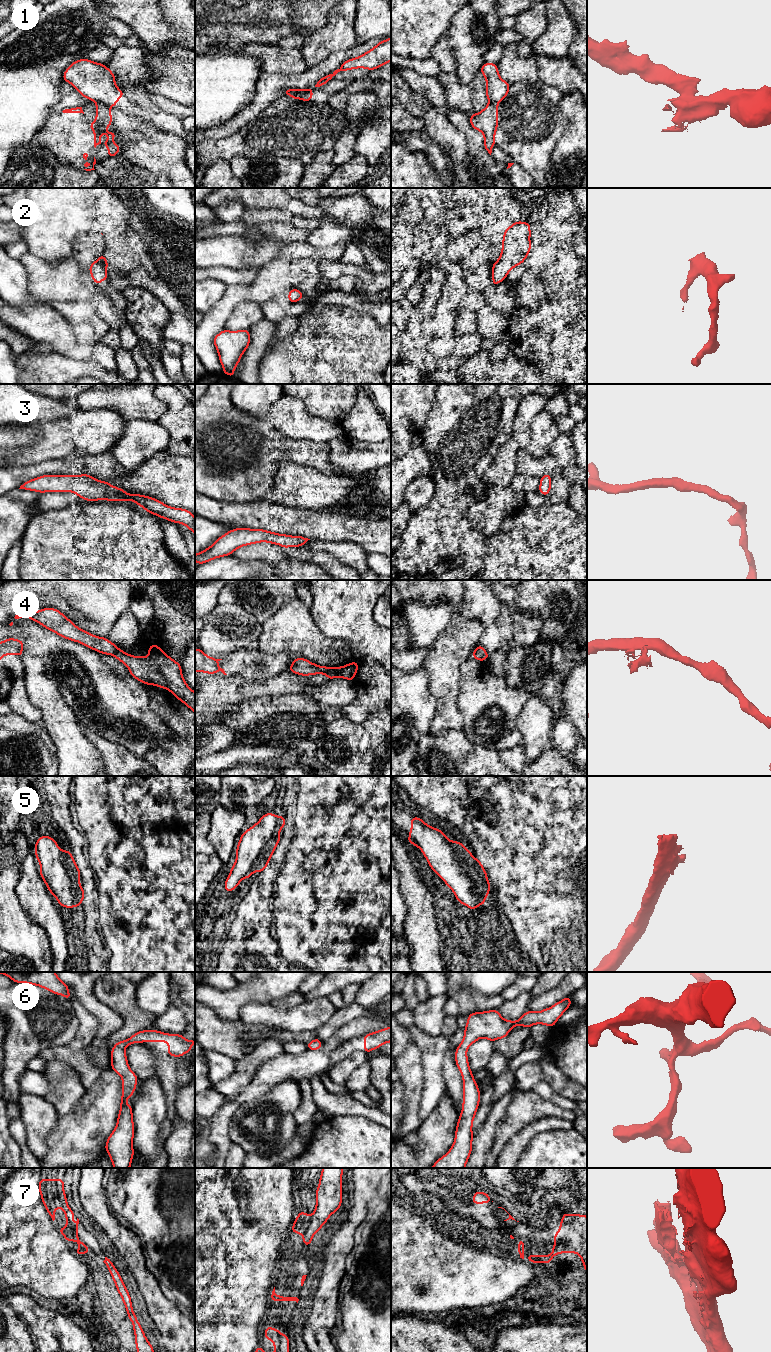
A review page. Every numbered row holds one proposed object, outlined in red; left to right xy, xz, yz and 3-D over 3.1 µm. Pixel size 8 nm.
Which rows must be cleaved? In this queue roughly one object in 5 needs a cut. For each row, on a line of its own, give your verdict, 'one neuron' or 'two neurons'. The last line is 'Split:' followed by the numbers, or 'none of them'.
1: two neurons
2: one neuron
3: one neuron
4: one neuron
5: one neuron
6: one neuron
7: one neuron
Split: 1

